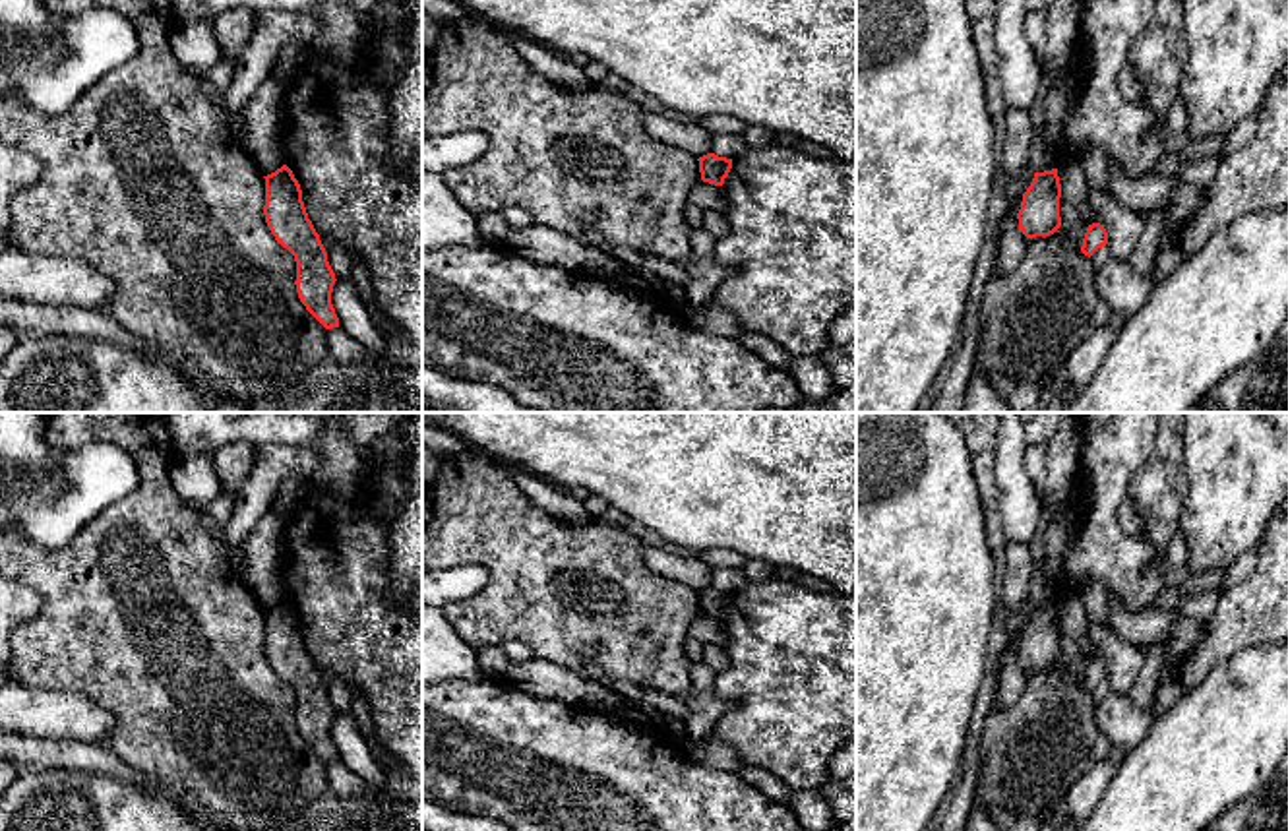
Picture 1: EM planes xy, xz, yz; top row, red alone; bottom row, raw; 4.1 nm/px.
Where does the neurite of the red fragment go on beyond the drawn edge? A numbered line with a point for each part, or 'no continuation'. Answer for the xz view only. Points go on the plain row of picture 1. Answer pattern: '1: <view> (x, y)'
no continuation

